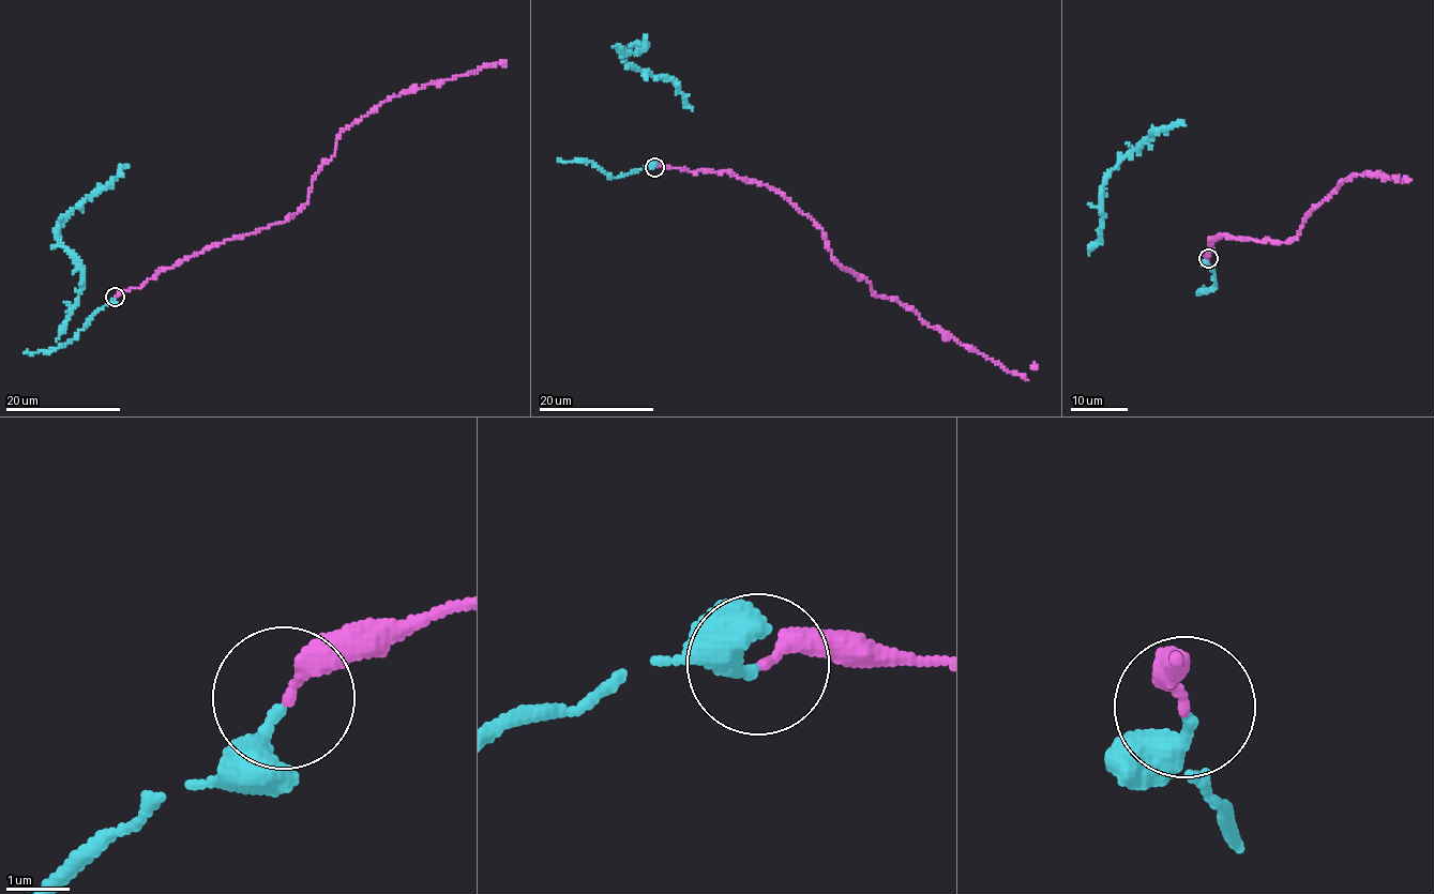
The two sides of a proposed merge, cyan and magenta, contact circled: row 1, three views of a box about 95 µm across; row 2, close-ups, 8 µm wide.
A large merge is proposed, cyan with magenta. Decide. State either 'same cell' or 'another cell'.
same cell

